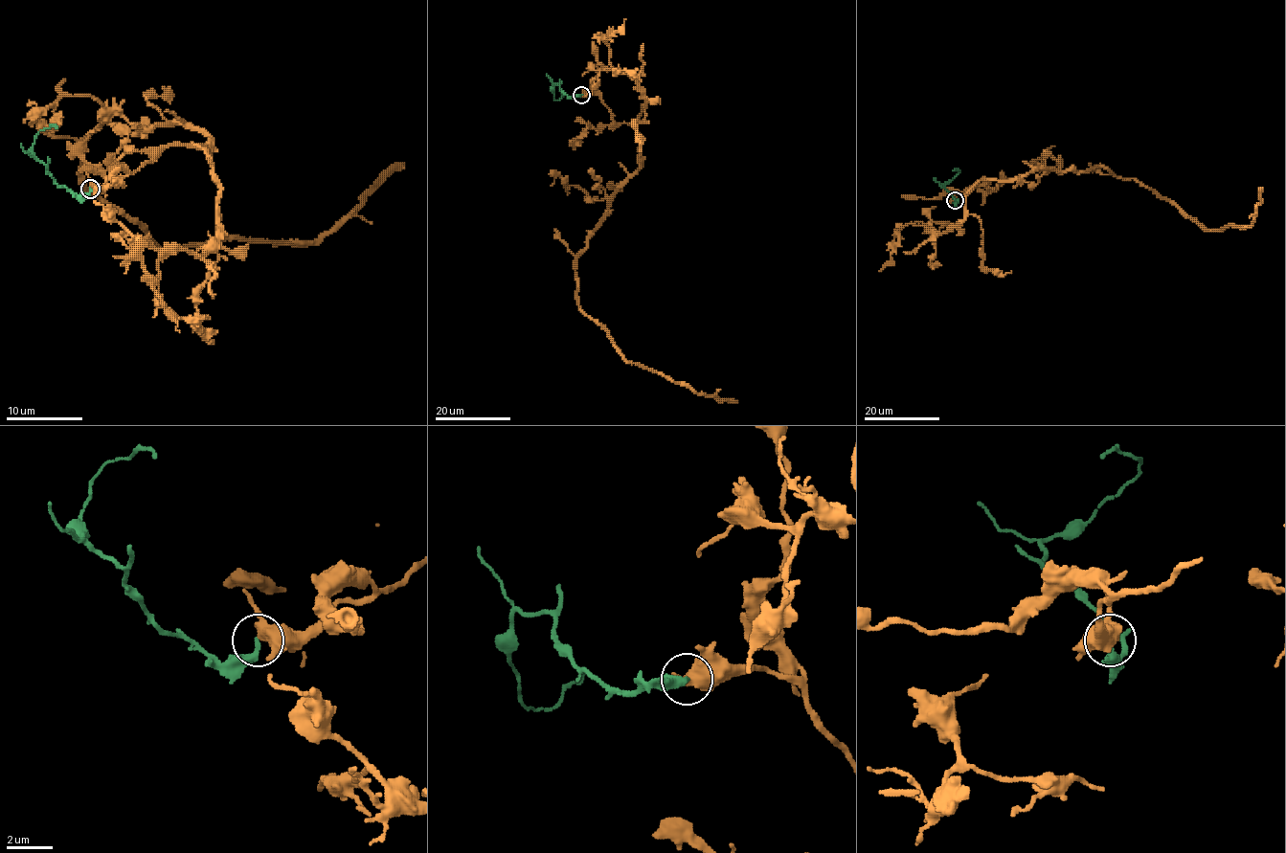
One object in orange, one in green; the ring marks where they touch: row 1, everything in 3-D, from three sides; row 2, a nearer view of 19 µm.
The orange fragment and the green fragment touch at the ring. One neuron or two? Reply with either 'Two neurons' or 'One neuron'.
Two neurons

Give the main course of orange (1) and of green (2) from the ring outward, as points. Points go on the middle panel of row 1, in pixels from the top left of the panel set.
1: (581, 95), (597, 94), (616, 124), (634, 125), (641, 167), (577, 256), (578, 305), (628, 361), (736, 402)
2: (581, 95), (572, 97), (563, 92), (558, 83), (553, 83), (555, 100), (565, 93)

